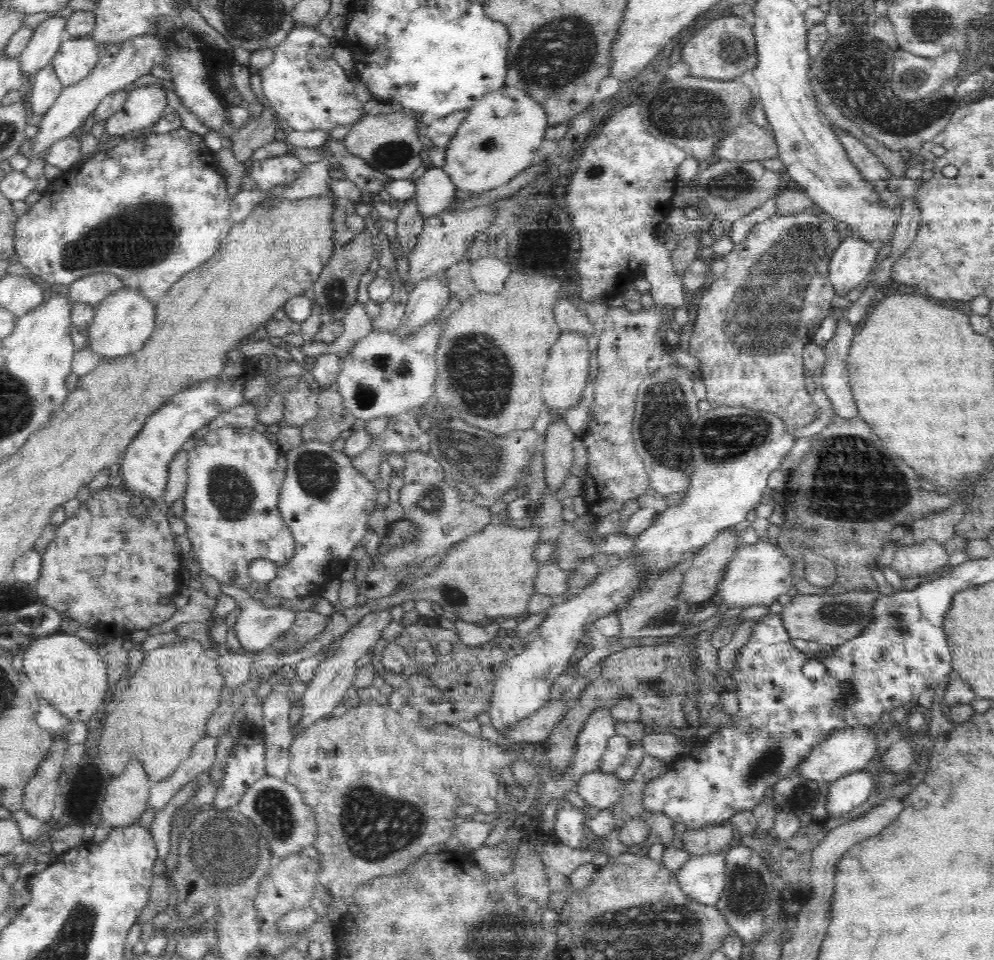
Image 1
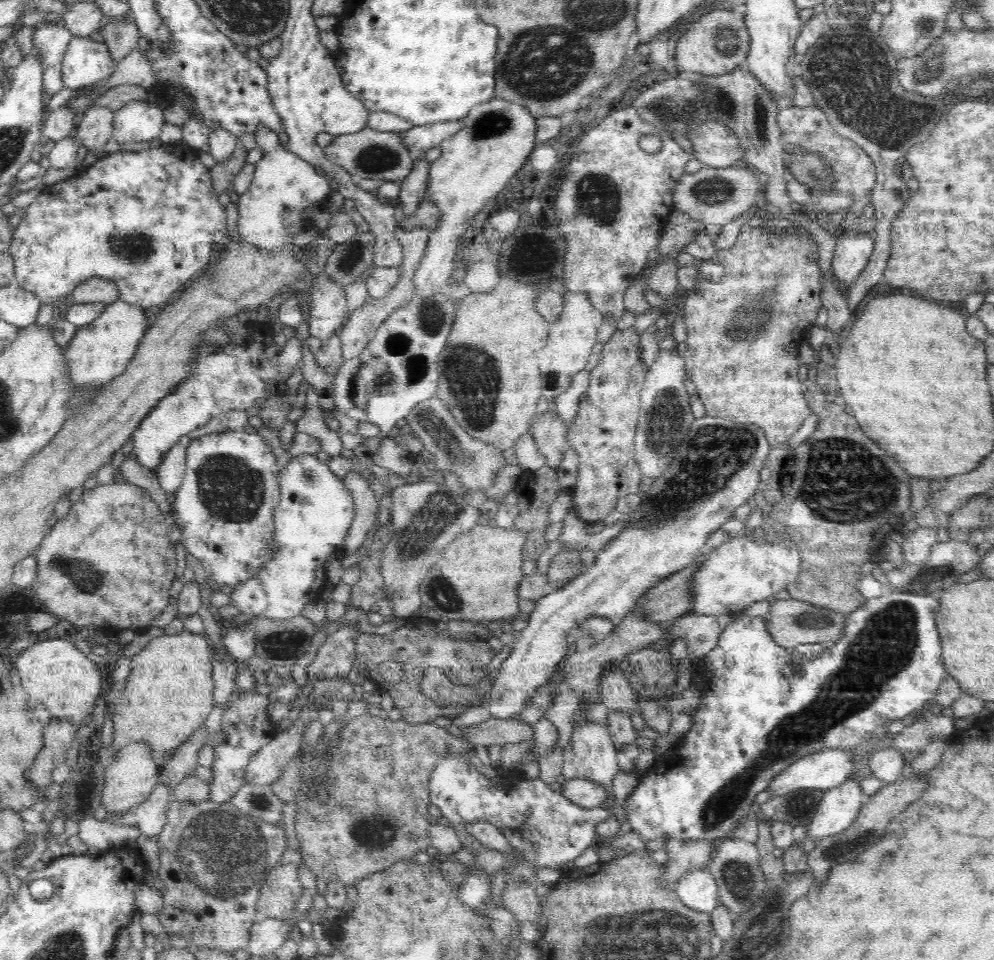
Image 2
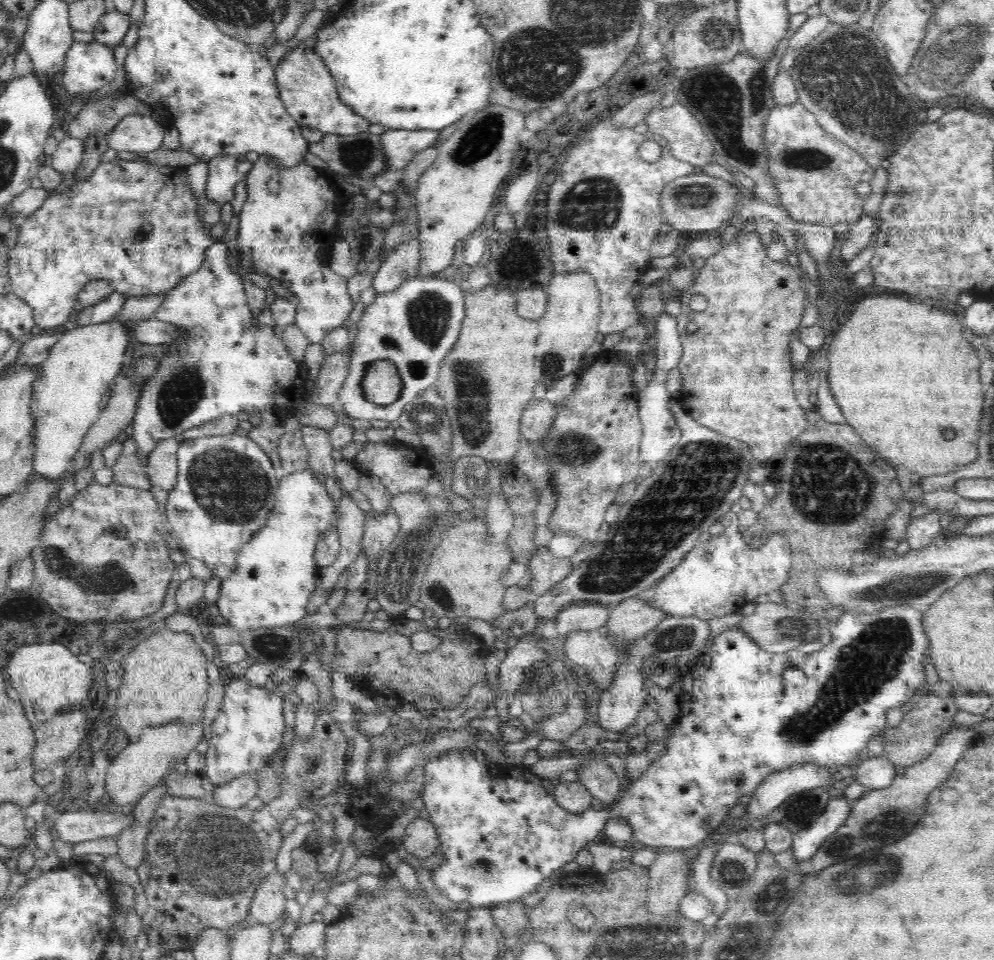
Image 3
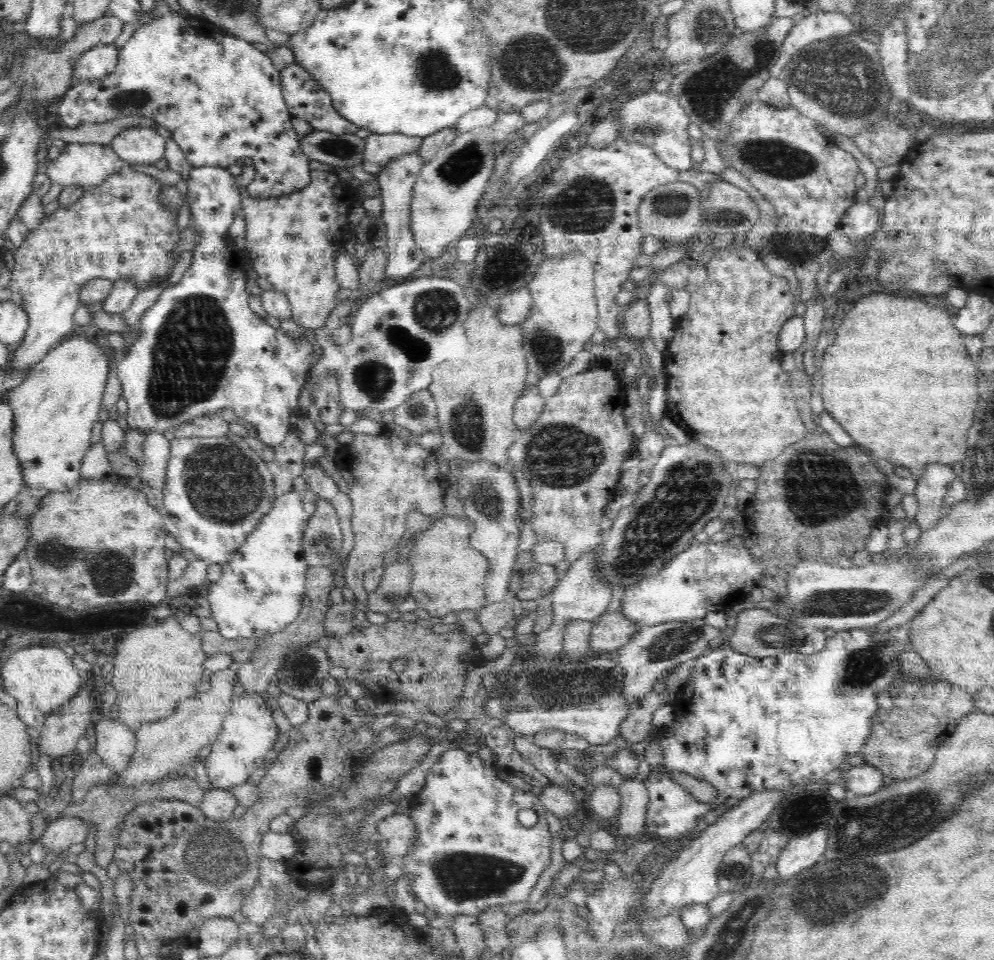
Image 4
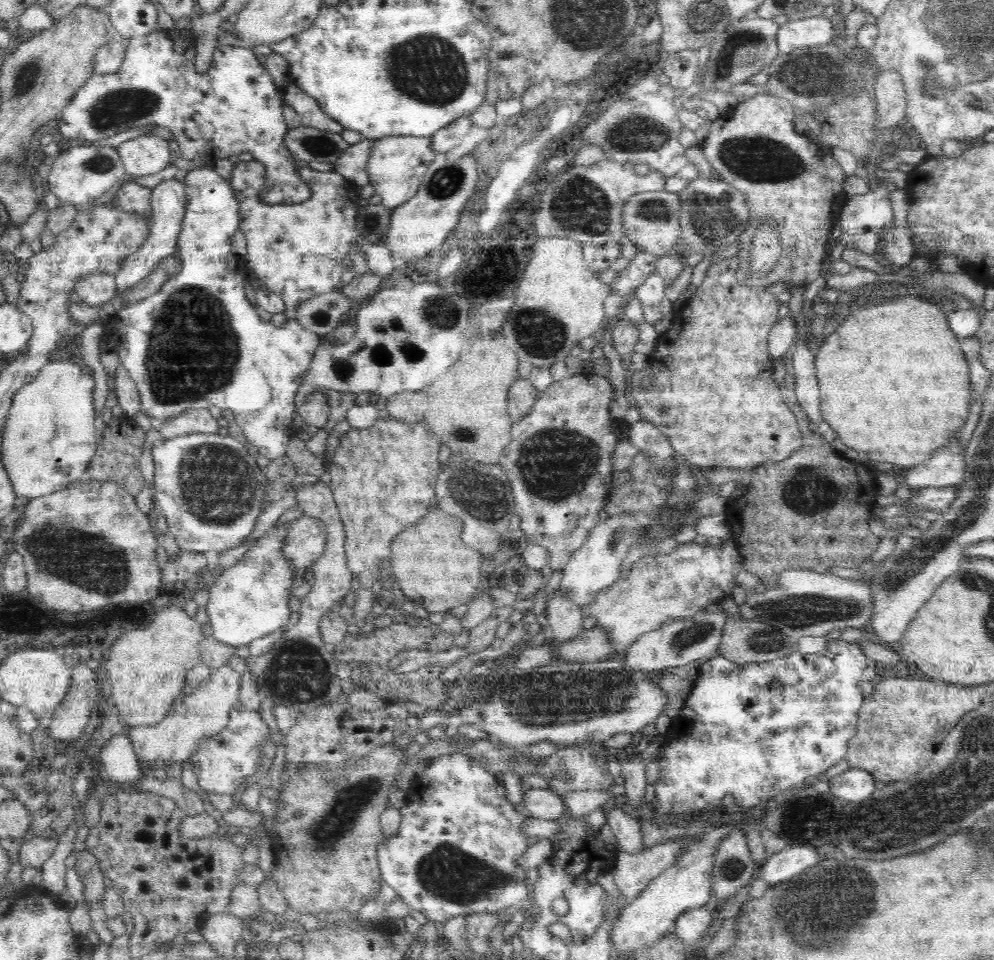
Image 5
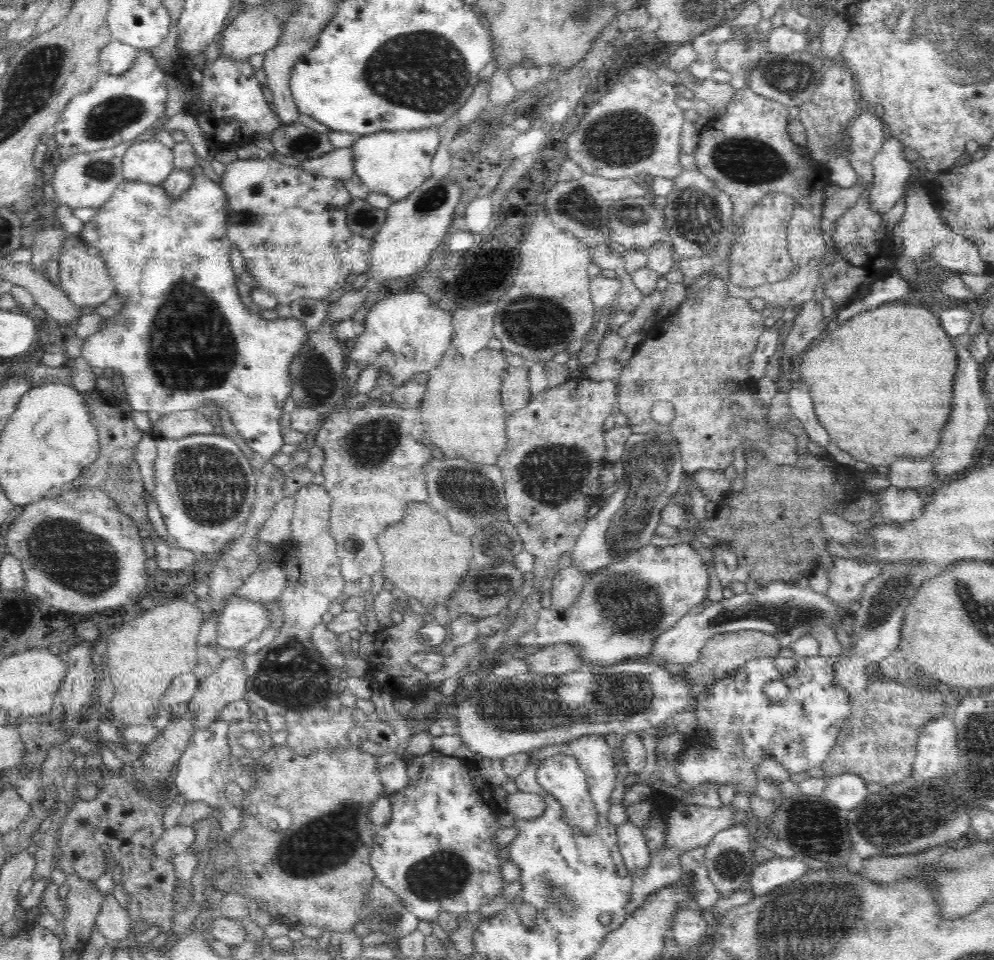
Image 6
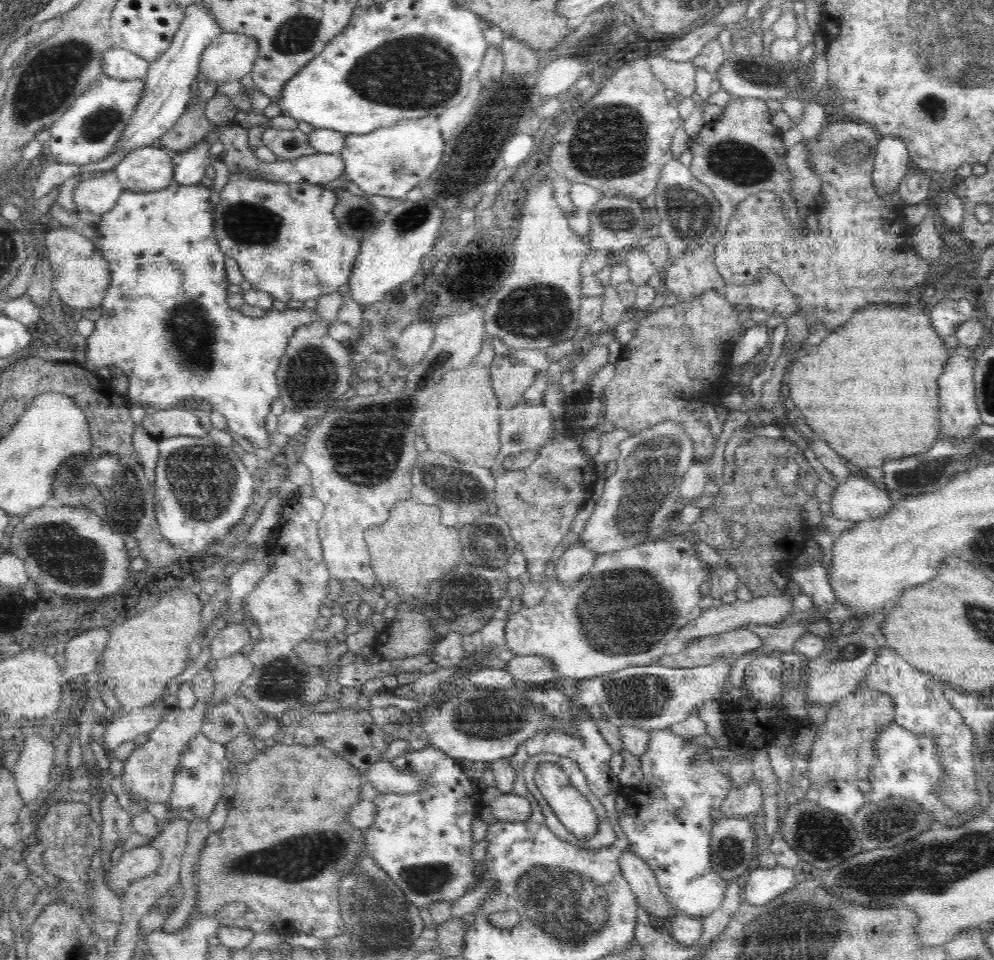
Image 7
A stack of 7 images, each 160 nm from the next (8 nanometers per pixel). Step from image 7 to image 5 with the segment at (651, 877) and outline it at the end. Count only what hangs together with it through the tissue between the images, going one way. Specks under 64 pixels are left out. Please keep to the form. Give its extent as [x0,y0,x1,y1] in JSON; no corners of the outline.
[604,802,645,854]

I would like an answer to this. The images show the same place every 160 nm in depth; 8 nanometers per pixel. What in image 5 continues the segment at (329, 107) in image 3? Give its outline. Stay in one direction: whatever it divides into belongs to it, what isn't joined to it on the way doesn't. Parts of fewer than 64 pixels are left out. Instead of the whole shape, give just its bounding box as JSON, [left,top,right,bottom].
[282,82,345,134]

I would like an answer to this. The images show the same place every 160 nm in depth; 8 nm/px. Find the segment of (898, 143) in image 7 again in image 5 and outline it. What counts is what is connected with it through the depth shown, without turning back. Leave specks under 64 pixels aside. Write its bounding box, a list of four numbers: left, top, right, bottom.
[838,187,894,235]

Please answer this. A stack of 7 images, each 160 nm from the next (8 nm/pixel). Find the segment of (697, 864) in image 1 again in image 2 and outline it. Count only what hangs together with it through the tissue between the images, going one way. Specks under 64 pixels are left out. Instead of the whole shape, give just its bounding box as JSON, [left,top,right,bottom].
[675,866,719,913]

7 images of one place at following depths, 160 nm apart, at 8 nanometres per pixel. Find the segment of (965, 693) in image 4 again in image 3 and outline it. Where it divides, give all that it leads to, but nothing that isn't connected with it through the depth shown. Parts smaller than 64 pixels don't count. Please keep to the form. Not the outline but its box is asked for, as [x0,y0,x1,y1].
[880,692,958,769]

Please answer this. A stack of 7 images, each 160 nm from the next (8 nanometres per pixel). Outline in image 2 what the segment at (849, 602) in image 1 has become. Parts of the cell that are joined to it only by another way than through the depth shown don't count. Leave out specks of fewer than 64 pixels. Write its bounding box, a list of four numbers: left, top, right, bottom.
[762,598,848,649]

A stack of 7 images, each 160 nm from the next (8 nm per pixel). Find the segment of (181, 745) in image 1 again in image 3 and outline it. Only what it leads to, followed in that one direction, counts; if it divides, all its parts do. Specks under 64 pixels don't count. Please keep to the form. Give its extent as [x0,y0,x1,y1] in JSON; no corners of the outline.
[115,628,210,743]

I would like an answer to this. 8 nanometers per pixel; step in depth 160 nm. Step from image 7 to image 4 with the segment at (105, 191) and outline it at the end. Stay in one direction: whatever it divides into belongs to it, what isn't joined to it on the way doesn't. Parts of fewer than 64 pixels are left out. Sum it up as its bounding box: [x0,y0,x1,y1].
[45,143,128,191]

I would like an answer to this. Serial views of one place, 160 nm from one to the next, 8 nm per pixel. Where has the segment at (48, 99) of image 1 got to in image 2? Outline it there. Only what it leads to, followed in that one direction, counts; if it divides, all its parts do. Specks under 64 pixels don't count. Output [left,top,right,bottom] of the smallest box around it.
[33,20,73,97]

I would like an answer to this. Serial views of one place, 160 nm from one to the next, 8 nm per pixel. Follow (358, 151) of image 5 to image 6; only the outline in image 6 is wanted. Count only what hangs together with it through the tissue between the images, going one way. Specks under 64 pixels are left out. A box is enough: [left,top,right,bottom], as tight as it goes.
[299,147,355,181]

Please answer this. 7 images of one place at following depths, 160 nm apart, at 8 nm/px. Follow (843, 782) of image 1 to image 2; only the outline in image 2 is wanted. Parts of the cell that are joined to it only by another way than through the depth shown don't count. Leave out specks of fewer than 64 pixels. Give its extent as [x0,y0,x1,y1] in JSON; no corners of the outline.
[807,777,867,841]

